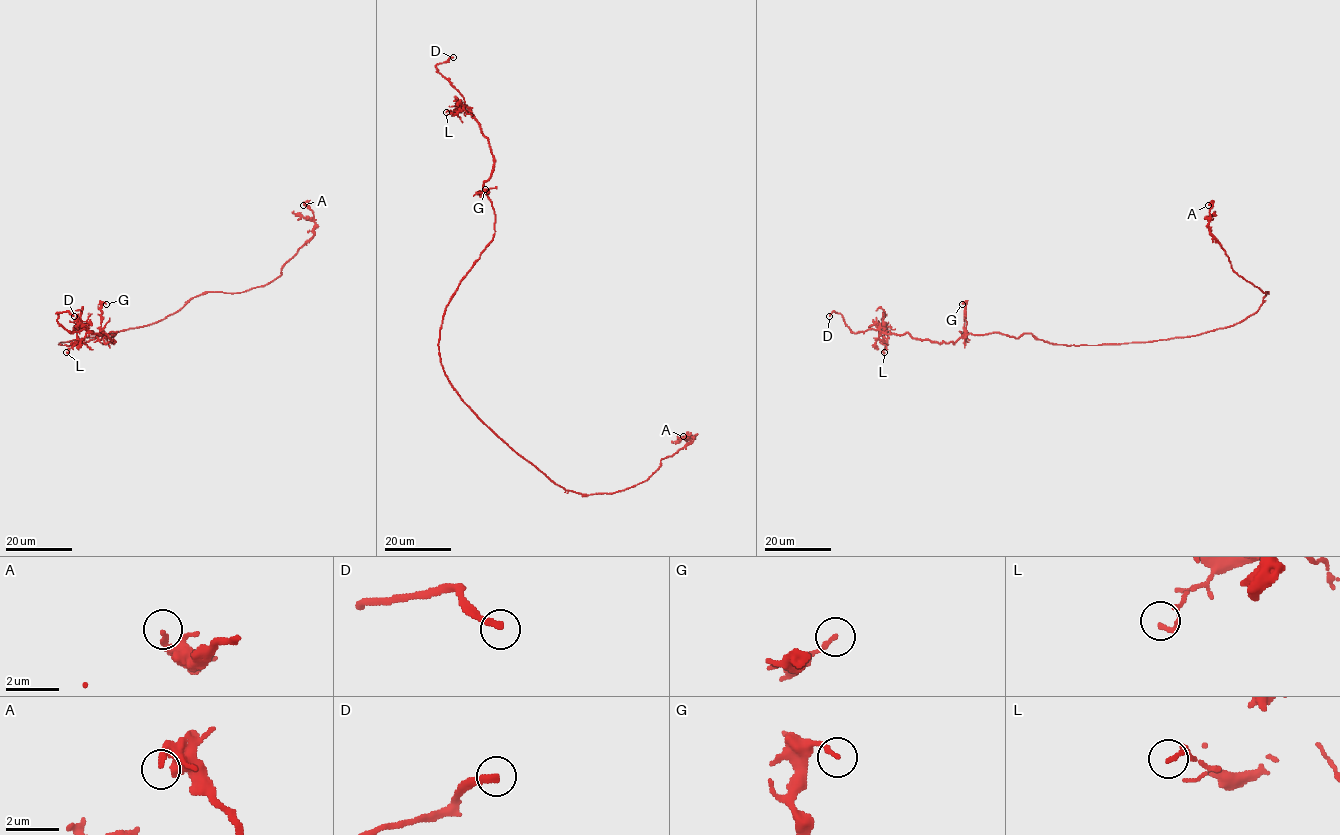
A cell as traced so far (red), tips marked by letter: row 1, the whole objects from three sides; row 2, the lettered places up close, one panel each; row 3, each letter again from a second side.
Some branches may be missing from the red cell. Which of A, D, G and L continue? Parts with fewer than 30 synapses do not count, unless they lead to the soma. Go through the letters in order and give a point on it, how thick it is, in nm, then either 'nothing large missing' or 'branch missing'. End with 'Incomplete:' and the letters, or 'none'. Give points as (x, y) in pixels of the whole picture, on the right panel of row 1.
A: place (1208, 205); calibre 180 nm; nothing large missing
D: place (829, 316); calibre 240 nm; branch missing
G: place (962, 304); calibre 170 nm; nothing large missing
L: place (884, 352); calibre 160 nm; nothing large missing
Incomplete: D

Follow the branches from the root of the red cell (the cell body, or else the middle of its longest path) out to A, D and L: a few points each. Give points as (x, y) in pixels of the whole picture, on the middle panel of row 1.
A: (444, 370), (461, 399), (488, 427), (573, 492), (612, 494), (645, 481), (662, 459), (694, 436), (683, 436)
D: (444, 370), (438, 340), (445, 308), (495, 233), (483, 188), (494, 163), (489, 141), (436, 68), (453, 57)
L: (444, 370), (438, 340), (445, 308), (495, 233), (483, 188), (494, 163), (489, 141), (466, 107), (446, 112)

